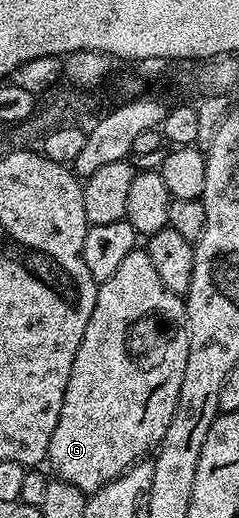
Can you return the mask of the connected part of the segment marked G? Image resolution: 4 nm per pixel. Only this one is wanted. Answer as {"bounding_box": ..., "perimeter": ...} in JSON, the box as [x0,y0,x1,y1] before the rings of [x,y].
{"bounding_box":[46,250,190,494],"perimeter":[[[135,250],[125,256],[124,262],[112,273],[112,278],[101,281],[96,294],[96,306],[92,310],[92,318],[88,318],[88,326],[84,330],[84,338],[80,342],[80,350],[76,350],[76,358],[72,362],[72,374],[68,378],[68,386],[64,390],[64,402],[60,410],[60,418],[56,430],[52,430],[52,442],[48,442],[46,460],[54,467],[53,475],[64,483],[76,486],[87,494],[100,490],[108,482],[128,471],[147,454],[153,453],[161,444],[164,434],[174,417],[174,411],[180,398],[180,382],[184,382],[184,366],[188,366],[188,342],[190,331],[186,325],[186,306],[183,297],[168,290],[164,282],[160,282],[160,274],[156,266],[152,266],[152,258],[144,250]]]}

